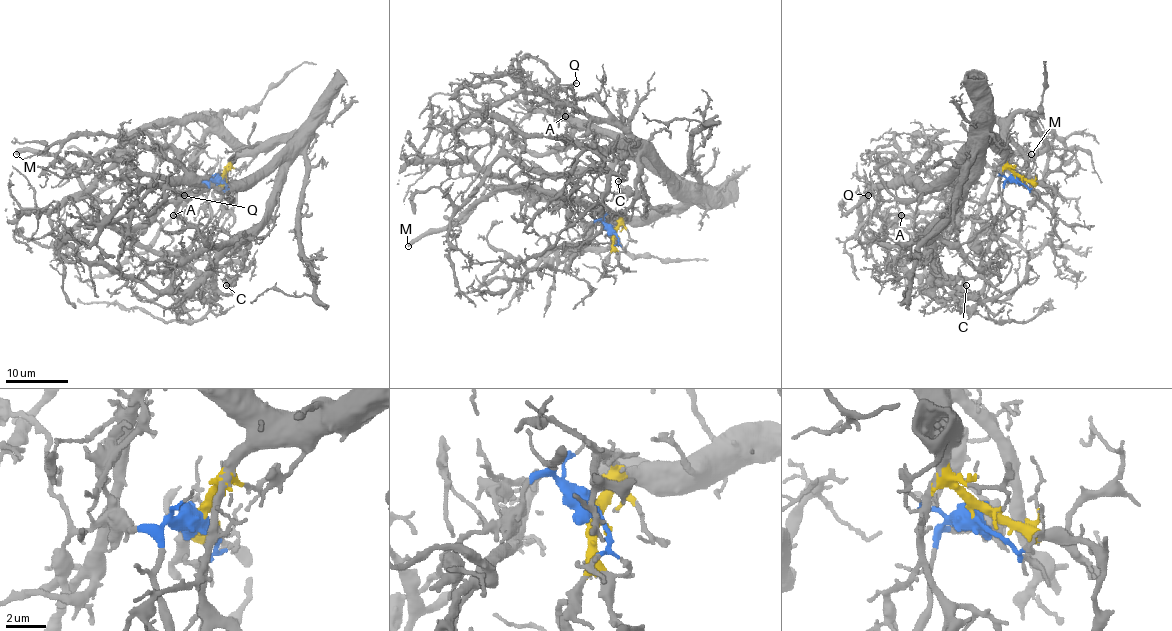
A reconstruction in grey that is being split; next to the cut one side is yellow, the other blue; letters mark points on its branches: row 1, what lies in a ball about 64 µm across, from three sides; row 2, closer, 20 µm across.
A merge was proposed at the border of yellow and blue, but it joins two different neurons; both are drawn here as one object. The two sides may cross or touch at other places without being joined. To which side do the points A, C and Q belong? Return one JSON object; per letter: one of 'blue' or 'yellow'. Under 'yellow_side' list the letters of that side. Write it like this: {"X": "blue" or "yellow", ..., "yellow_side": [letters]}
{"A": "yellow", "C": "blue", "Q": "yellow", "yellow_side": ["A", "Q"]}

